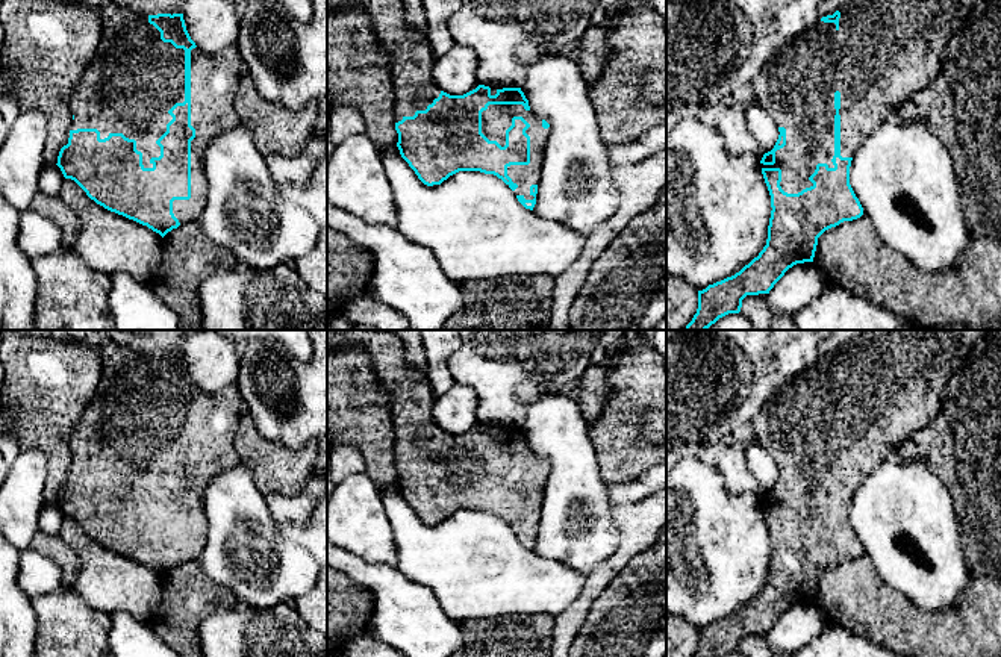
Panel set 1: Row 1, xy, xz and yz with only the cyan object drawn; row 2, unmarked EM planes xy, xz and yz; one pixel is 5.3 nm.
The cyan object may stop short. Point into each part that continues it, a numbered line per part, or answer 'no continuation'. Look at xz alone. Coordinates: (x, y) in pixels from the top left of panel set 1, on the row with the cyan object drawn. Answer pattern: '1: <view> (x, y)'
1: xz (497, 118)

